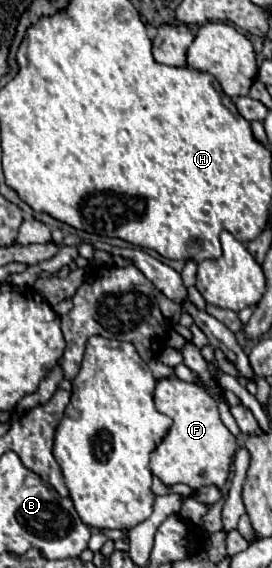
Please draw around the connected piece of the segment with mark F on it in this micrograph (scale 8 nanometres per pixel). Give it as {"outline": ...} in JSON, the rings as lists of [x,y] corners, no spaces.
{"outline":[[[167,378],[157,382],[155,406],[173,420],[173,426],[151,456],[149,466],[153,476],[161,478],[165,484],[187,484],[193,490],[203,486],[223,488],[231,472],[237,440],[221,422],[215,400],[197,384]]]}

